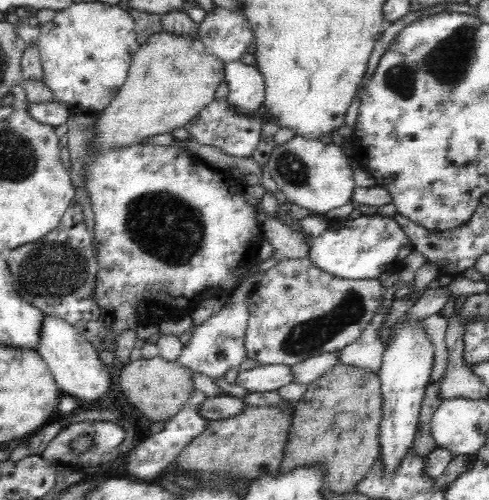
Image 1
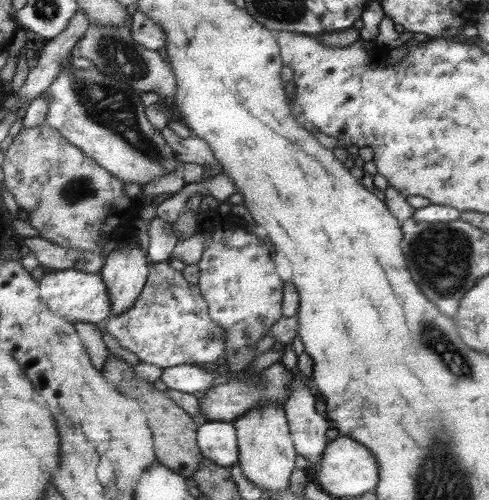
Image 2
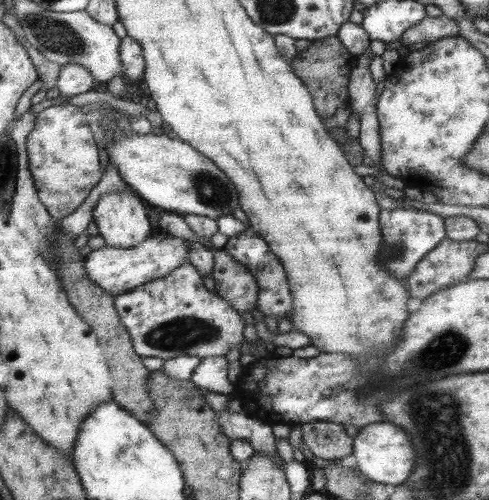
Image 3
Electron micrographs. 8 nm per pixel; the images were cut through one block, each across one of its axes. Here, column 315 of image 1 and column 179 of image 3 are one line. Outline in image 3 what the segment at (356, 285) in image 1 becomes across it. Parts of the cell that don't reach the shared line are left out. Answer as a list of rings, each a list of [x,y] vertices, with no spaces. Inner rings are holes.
[[[187,261],[162,279],[147,281],[129,292],[114,297],[114,308],[130,335],[130,340],[133,341],[134,351],[141,358],[151,356],[167,360],[176,356],[197,356],[202,359],[207,356],[225,356],[229,348],[240,347],[244,340],[245,321],[227,301],[205,289],[201,279],[198,269]]]

